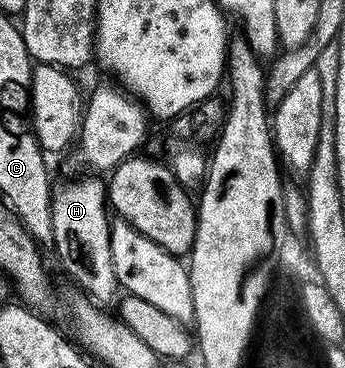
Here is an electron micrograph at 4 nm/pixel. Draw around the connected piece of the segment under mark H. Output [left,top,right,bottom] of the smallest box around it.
[51,176,121,306]

